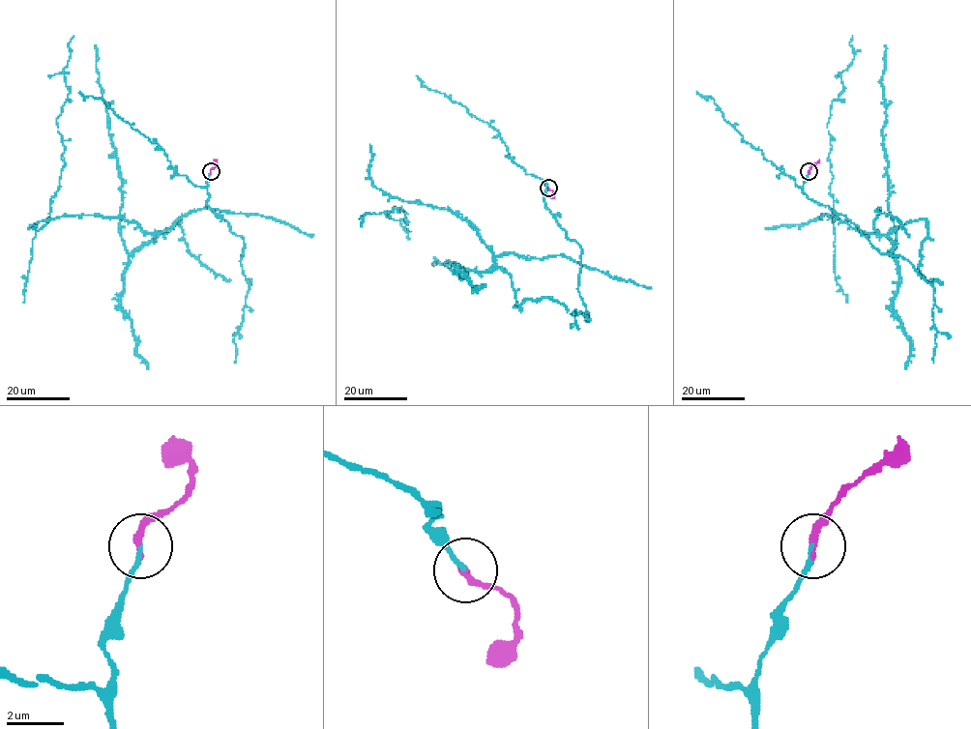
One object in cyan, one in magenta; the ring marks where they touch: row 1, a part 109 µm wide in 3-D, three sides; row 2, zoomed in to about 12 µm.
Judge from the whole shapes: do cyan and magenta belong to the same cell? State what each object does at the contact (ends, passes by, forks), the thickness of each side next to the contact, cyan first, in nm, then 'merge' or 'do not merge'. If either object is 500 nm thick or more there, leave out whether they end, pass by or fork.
cyan ends there; magenta ends there; 140 nm thick on the cyan side, 280 nm on the other; merge

